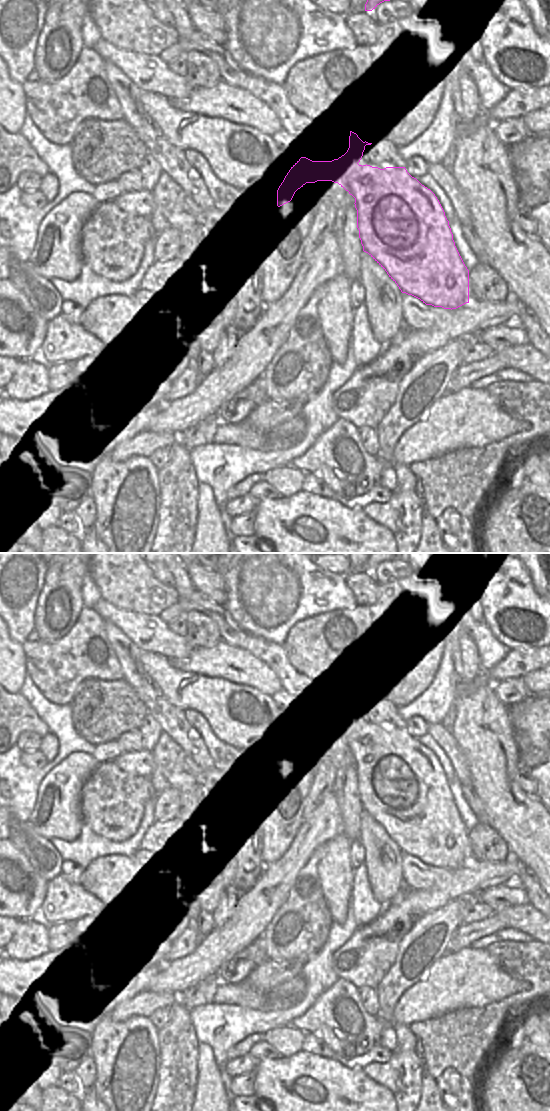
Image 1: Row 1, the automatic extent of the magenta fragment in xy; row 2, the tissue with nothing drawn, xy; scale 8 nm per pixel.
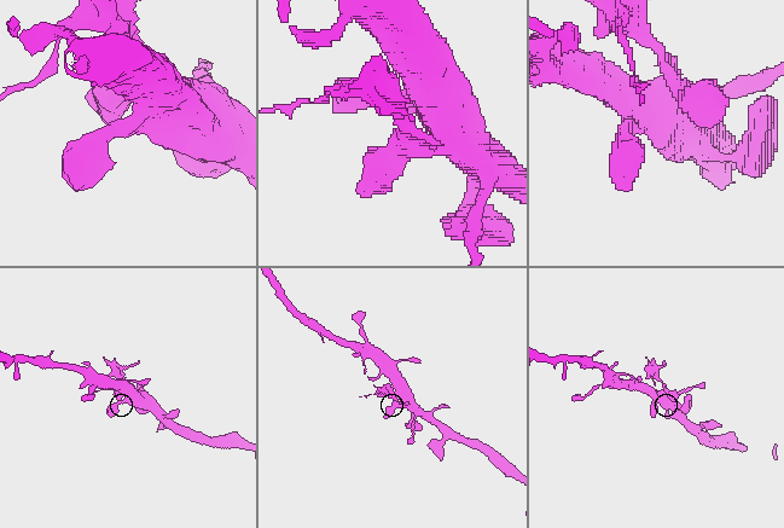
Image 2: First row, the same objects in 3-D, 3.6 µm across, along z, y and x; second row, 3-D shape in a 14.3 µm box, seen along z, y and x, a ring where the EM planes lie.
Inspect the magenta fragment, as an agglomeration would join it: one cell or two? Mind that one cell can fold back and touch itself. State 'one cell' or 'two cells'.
two cells

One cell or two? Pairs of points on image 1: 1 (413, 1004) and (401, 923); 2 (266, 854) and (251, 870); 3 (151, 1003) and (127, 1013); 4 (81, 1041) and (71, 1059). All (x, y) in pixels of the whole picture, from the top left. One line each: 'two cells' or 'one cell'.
1: two cells
2: two cells
3: one cell
4: one cell

